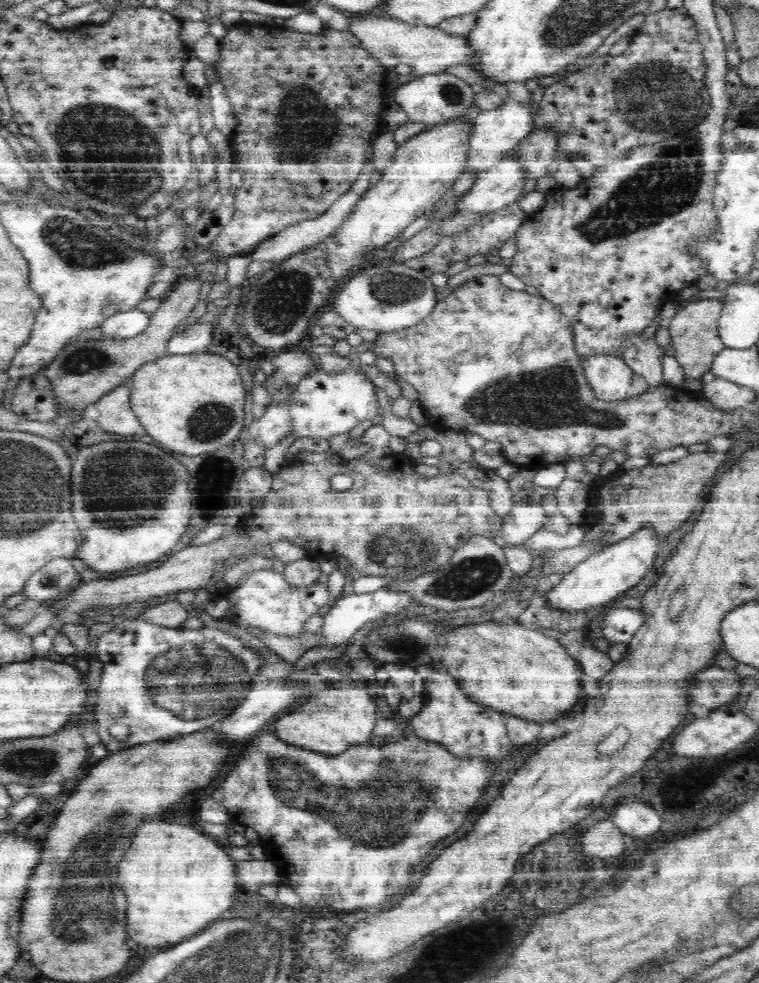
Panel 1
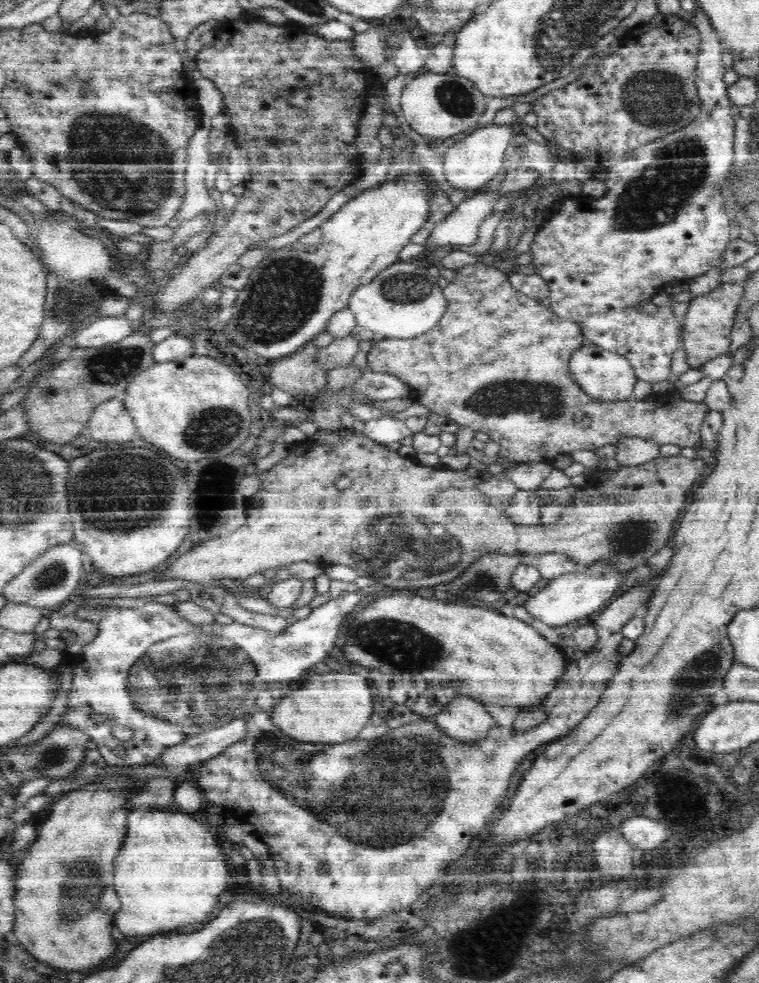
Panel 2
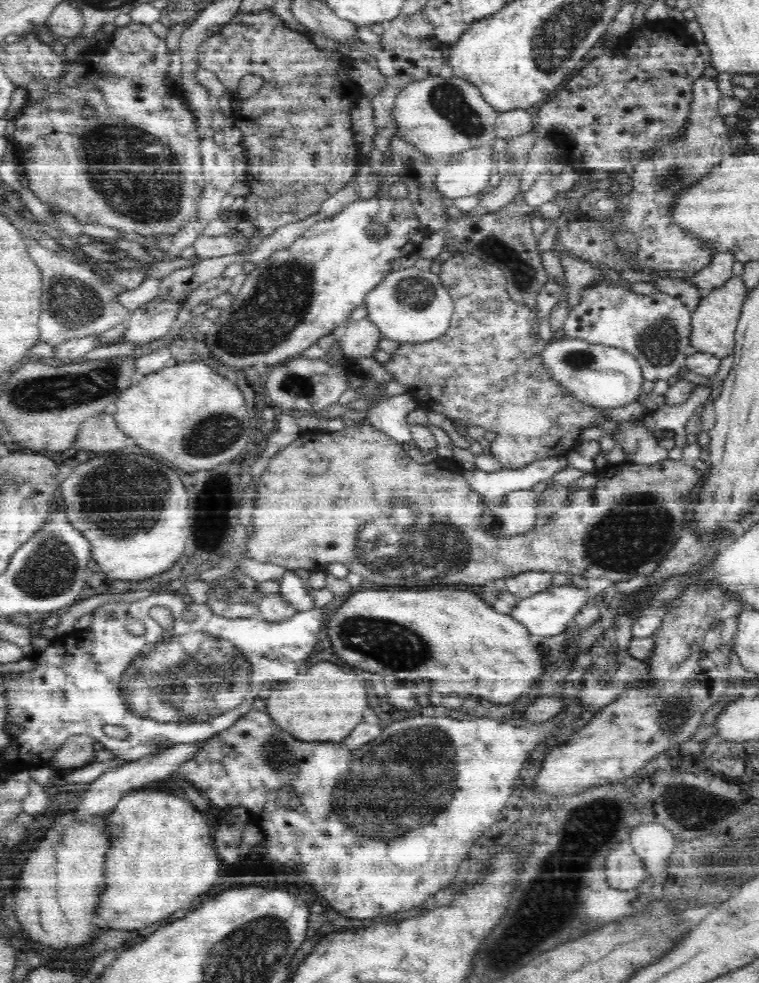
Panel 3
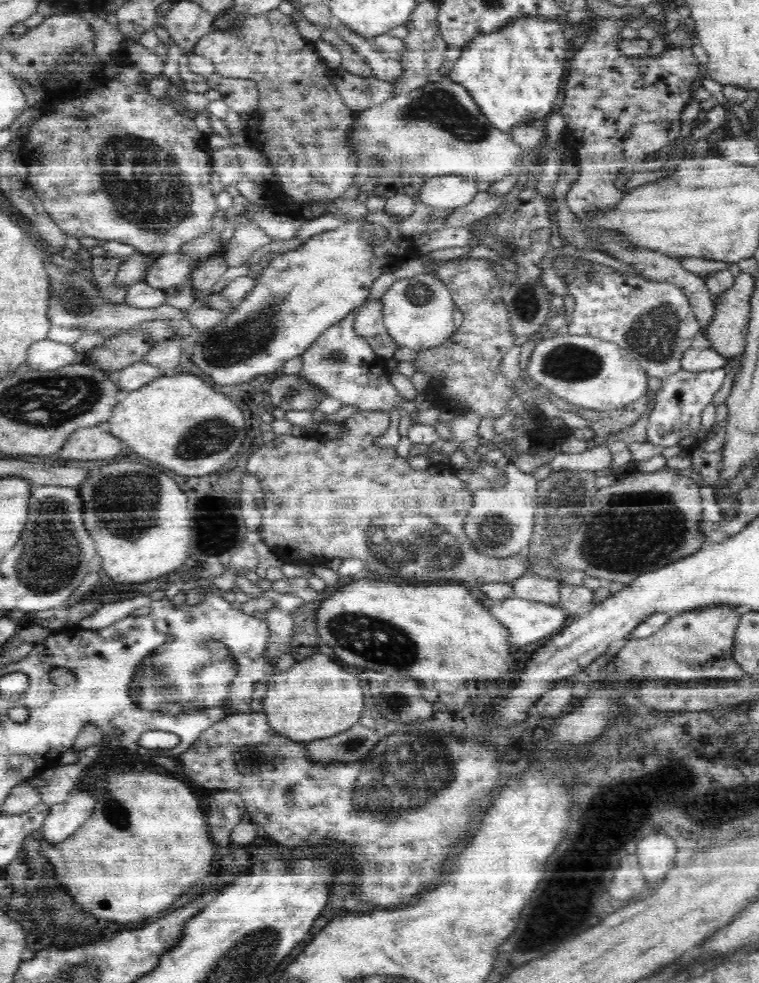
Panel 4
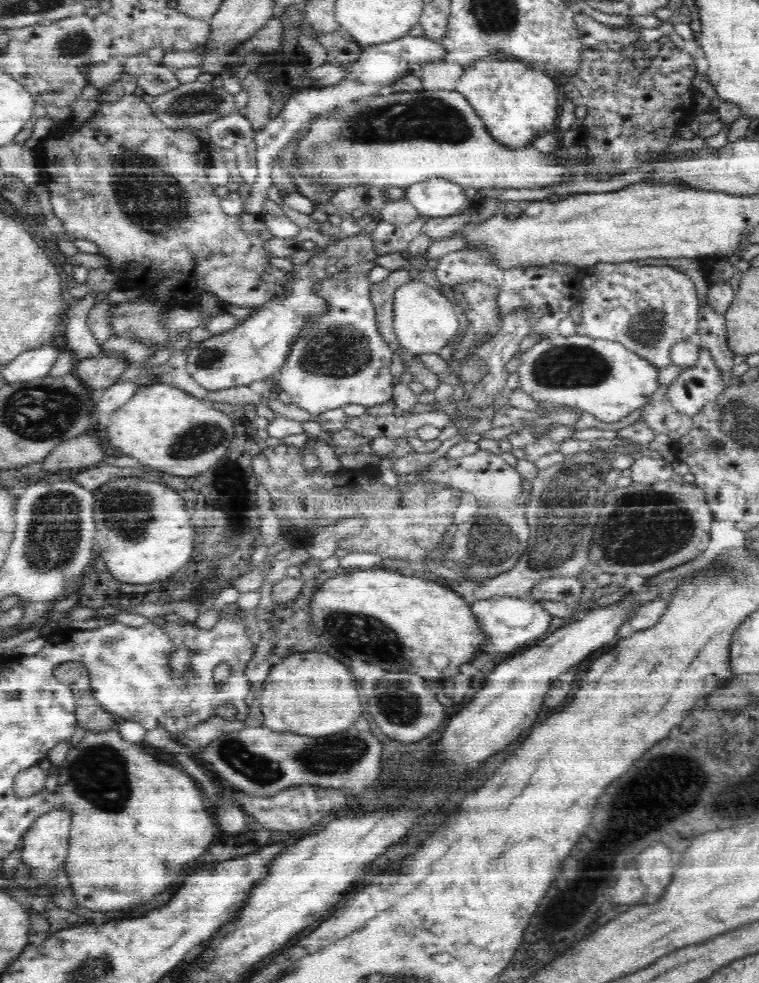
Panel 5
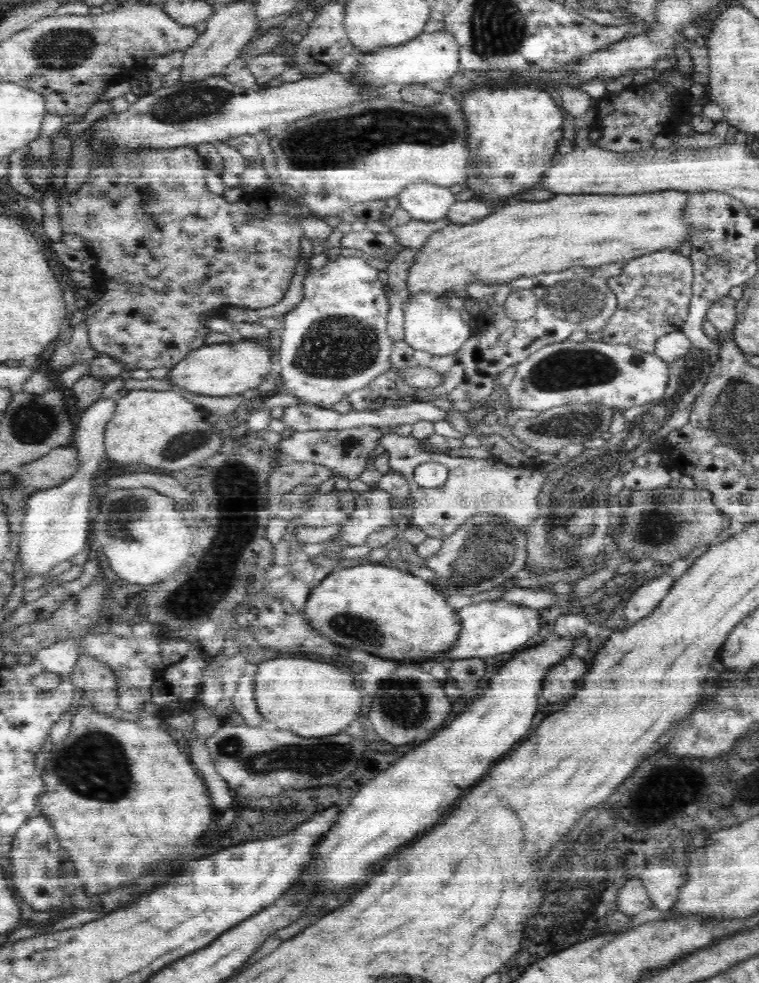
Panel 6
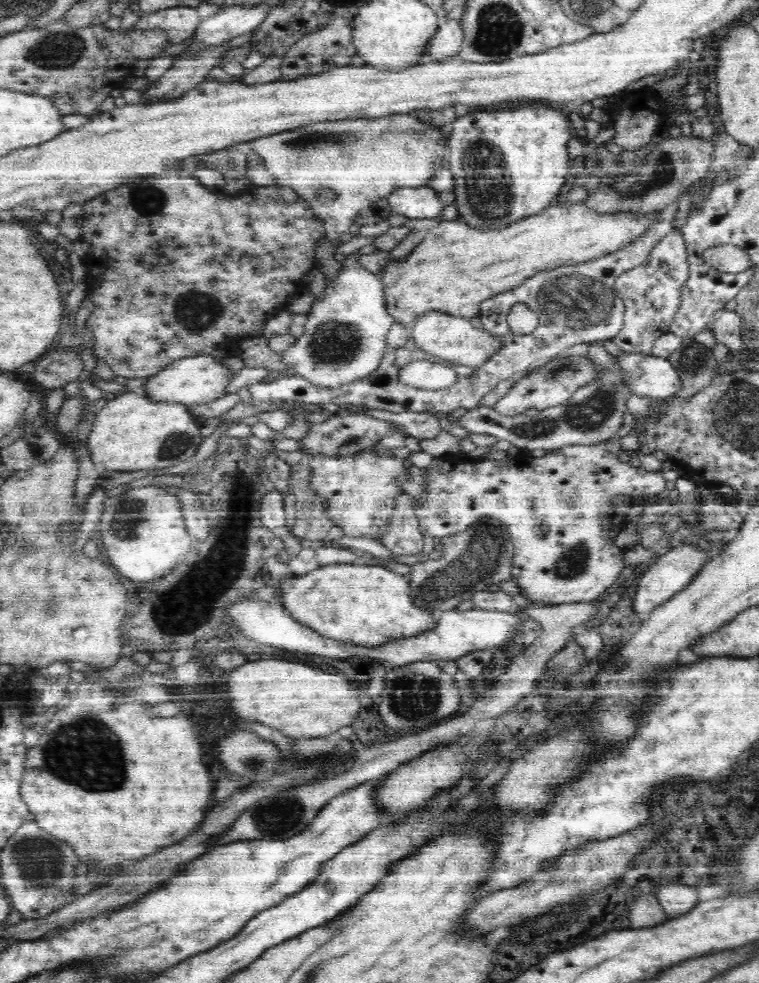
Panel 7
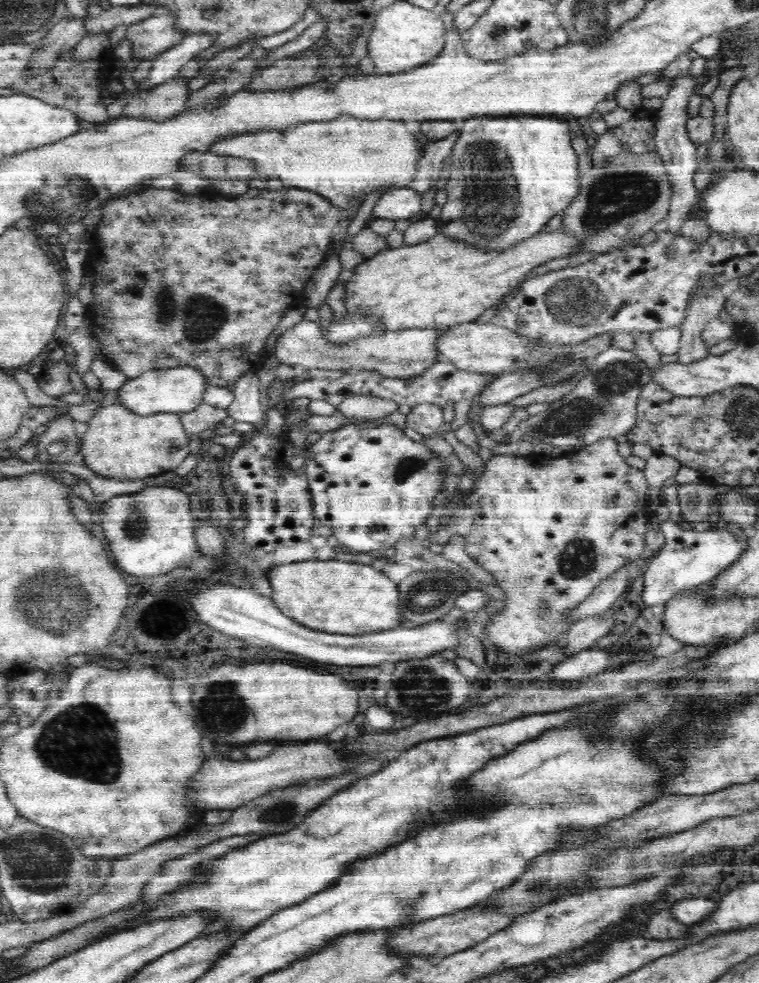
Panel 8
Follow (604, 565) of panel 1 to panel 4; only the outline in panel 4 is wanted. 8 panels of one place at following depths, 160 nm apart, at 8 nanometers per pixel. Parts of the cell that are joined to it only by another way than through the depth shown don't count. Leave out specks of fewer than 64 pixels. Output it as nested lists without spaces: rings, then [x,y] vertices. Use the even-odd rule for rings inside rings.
[[[513,595],[503,600],[500,605],[488,608],[488,612],[504,625],[507,634],[512,634],[514,646],[555,635],[569,621],[568,613],[562,605],[550,606]]]

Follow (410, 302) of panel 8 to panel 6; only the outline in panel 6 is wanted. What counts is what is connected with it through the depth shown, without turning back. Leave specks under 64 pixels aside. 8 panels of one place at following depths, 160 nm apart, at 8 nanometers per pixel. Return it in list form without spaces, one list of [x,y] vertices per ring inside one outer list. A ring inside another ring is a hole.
[[[667,191],[657,193],[646,193],[637,195],[554,195],[553,198],[544,201],[528,201],[515,202],[508,205],[506,209],[499,210],[498,213],[490,214],[486,218],[474,221],[468,224],[450,223],[444,226],[442,230],[438,230],[426,240],[424,248],[420,252],[418,258],[414,258],[413,266],[409,268],[409,274],[405,279],[404,293],[405,298],[412,300],[418,294],[433,294],[433,296],[444,296],[444,292],[454,290],[458,292],[462,298],[466,298],[464,294],[464,286],[468,282],[476,282],[476,284],[507,284],[507,282],[519,280],[522,277],[535,277],[540,273],[552,273],[553,271],[567,270],[569,267],[598,267],[605,263],[616,262],[620,259],[627,261],[638,258],[643,254],[650,254],[656,250],[668,250],[675,248],[678,250],[686,240],[690,241],[689,230],[681,220],[681,210],[684,207],[685,200],[688,199],[688,193],[682,191]]]

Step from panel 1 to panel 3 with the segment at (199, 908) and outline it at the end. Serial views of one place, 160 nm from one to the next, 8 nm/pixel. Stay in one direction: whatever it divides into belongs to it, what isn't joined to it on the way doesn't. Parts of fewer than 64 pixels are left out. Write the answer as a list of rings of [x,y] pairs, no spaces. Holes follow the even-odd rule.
[[[142,790],[142,792],[128,792],[128,794],[124,794],[124,798],[120,800],[120,804],[117,804],[114,812],[108,816],[108,828],[110,828],[110,840],[112,840],[112,844],[109,842],[108,851],[105,852],[104,856],[102,888],[106,888],[106,890],[102,890],[101,888],[101,891],[97,894],[99,901],[97,902],[96,910],[98,910],[98,914],[110,924],[110,928],[118,928],[118,930],[138,930],[138,928],[144,928],[144,926],[148,926],[148,924],[162,920],[162,918],[168,918],[170,914],[174,914],[174,912],[178,912],[178,910],[182,910],[182,908],[190,908],[190,906],[192,906],[190,902],[194,902],[198,896],[202,896],[204,892],[208,892],[208,890],[216,884],[216,880],[218,880],[218,876],[220,876],[218,872],[220,872],[220,868],[224,867],[220,866],[222,860],[218,858],[216,850],[214,850],[214,842],[212,842],[213,835],[212,832],[210,832],[212,828],[206,826],[206,818],[204,818],[200,812],[196,812],[188,800],[182,800],[182,798],[174,796],[174,794],[160,792],[160,790]]]

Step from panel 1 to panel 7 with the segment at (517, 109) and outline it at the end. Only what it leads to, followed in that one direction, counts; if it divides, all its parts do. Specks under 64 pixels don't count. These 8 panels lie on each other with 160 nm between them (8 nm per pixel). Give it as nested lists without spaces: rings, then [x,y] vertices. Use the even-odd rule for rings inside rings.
[[[429,186],[400,187],[393,190],[387,199],[393,213],[408,218],[436,218],[444,208],[438,192]]]

